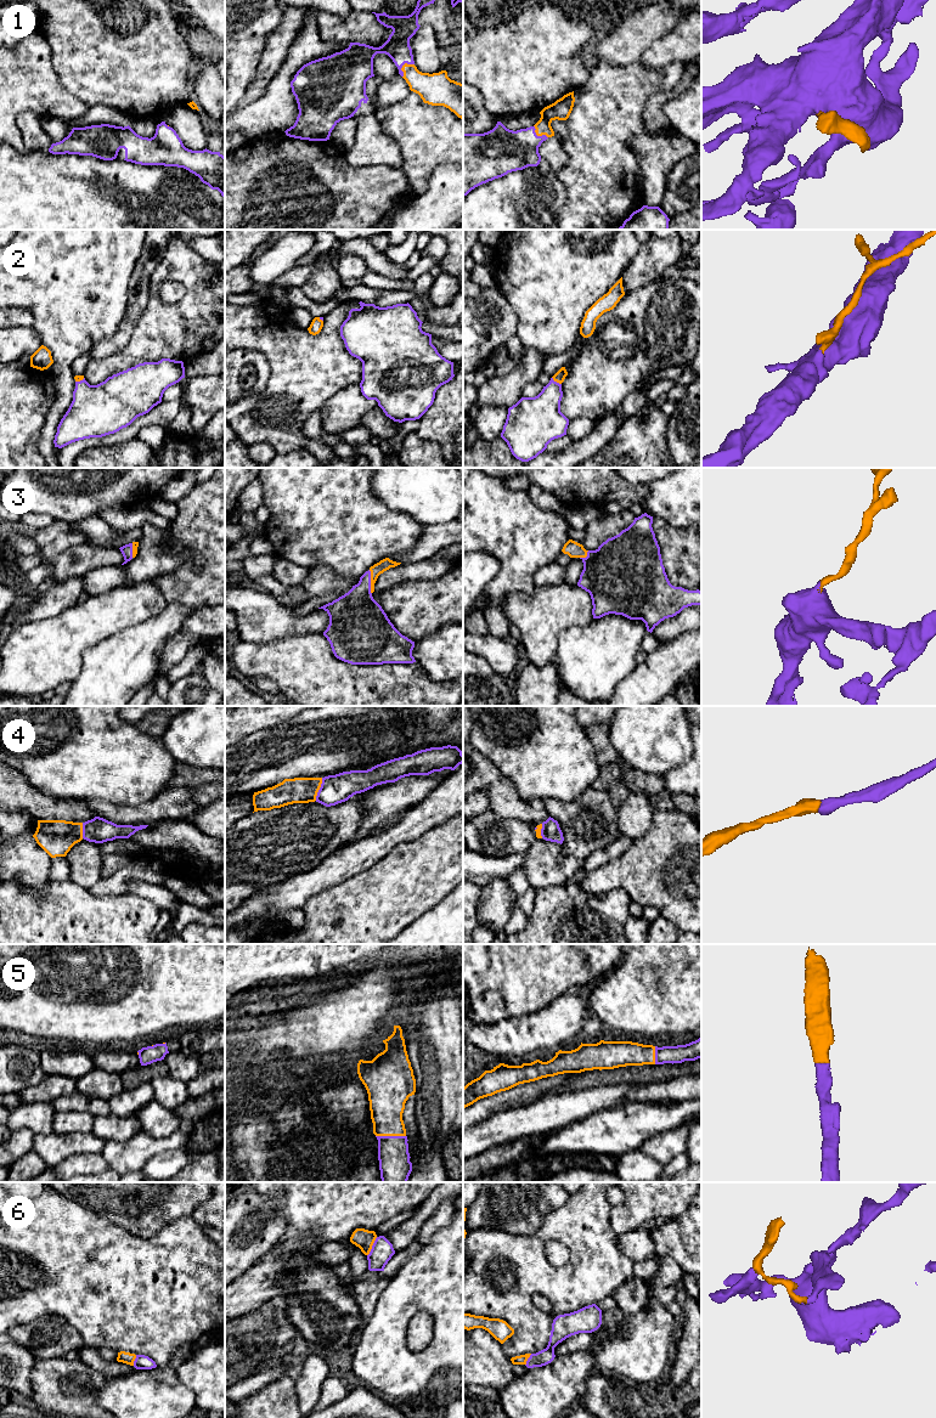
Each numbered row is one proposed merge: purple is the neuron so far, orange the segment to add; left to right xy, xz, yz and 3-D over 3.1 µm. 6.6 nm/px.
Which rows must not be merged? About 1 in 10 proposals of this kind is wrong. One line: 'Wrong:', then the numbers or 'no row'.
Wrong: no row

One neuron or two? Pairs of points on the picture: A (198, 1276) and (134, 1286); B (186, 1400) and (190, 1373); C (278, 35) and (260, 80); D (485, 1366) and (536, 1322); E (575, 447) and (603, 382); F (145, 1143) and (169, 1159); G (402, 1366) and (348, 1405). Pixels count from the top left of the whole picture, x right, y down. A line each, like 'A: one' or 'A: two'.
A: one
B: two
C: one
D: two
E: two
F: two
G: two

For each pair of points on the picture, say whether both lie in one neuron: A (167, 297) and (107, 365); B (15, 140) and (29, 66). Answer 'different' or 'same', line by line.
A: different
B: same

